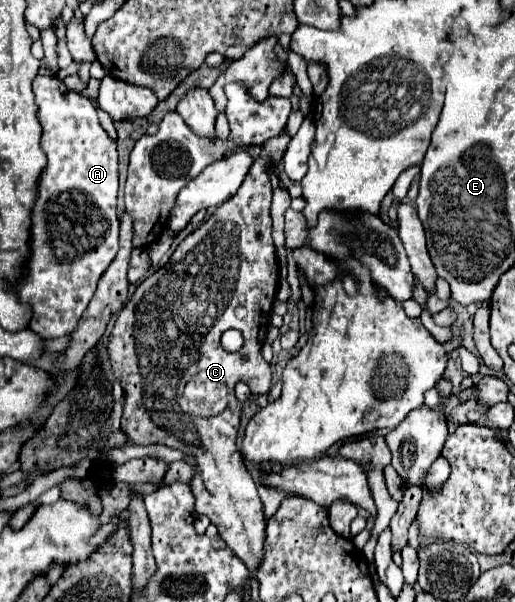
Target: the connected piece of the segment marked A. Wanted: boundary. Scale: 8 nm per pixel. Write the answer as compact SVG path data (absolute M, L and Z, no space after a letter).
M36 75L32 91L38 105L38 121L42 125L40 147L46 153L46 167L40 175L36 199L32 207L30 227L30 255L24 265L24 277L16 281L16 295L20 303L30 303L30 329L44 339L70 335L88 307L98 279L118 253L118 151L116 141L98 123L94 105L84 95L66 89L66 85L52 75Z

